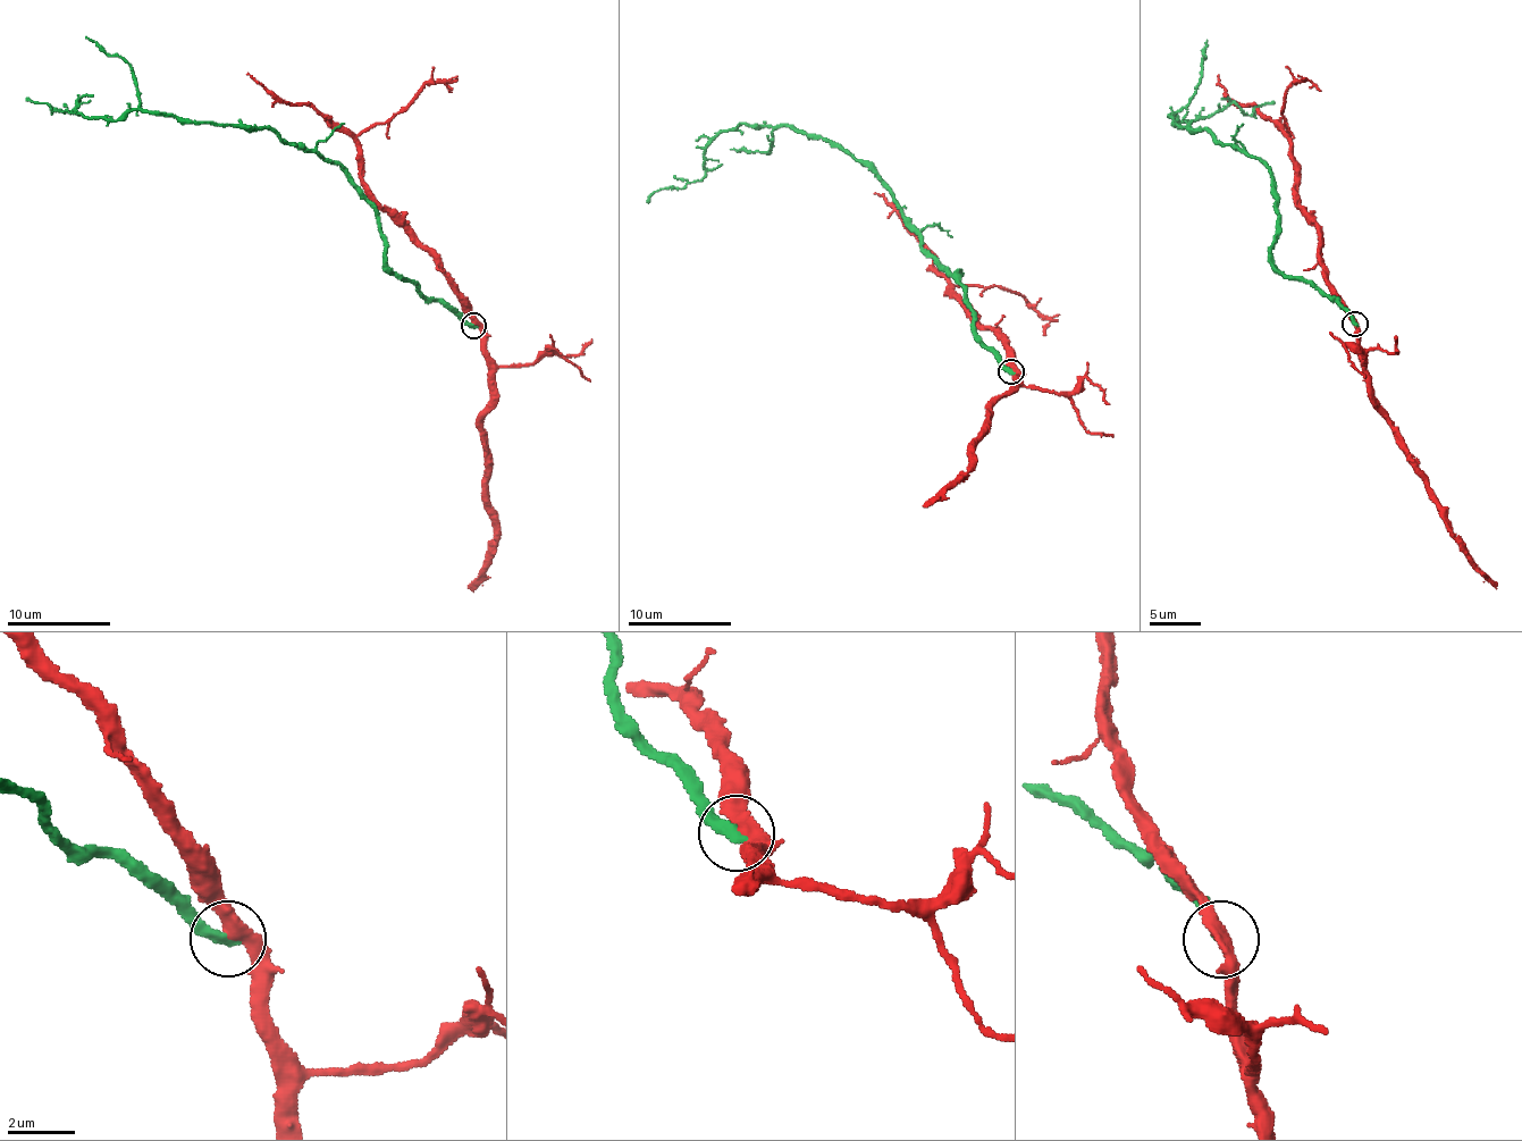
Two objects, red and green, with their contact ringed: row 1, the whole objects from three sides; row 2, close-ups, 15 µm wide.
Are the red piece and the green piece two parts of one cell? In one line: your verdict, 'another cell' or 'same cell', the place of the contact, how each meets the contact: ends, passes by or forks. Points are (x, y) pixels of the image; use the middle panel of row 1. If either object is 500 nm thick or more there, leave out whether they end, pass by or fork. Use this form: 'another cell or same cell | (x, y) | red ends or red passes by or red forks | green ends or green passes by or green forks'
another cell | (1011, 371) | red passes by | green ends

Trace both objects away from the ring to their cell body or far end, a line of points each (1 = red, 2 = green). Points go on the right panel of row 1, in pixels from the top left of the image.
1: (1355, 325), (1327, 278), (1321, 258), (1321, 232), (1295, 199), (1293, 145), (1255, 107), (1235, 105), (1219, 74)
2: (1355, 325), (1274, 266), (1264, 164), (1175, 124), (1274, 102)

